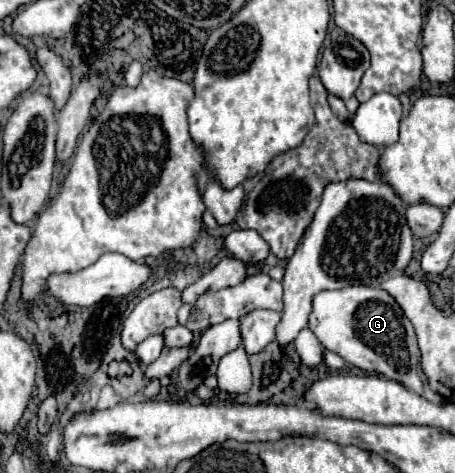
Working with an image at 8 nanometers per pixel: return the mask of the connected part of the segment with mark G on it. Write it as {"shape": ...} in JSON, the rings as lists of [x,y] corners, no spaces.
{"shape":[[[382,288],[370,290],[324,290],[312,298],[312,312],[308,316],[308,328],[316,334],[326,350],[336,352],[348,364],[392,378],[420,396],[426,396],[424,376],[418,360],[416,334],[406,320],[398,302]]]}

